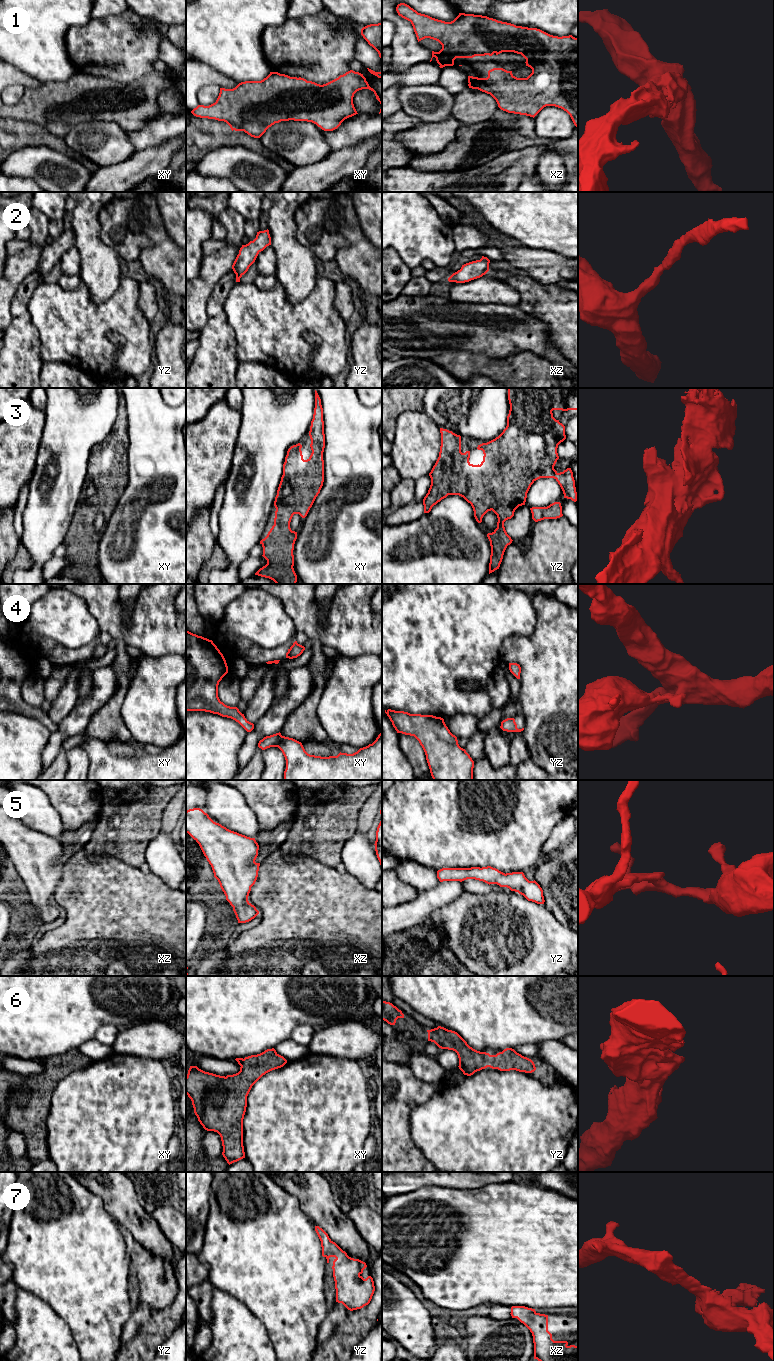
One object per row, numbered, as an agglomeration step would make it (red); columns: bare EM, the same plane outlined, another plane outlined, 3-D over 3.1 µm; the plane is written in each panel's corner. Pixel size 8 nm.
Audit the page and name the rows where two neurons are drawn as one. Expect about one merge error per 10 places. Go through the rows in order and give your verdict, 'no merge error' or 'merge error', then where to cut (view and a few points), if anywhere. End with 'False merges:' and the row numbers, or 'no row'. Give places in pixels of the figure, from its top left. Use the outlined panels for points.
1: no merge error; no cut
2: no merge error; no cut
3: no merge error; no cut
4: no merge error; no cut
5: no merge error; no cut
6: no merge error; no cut
7: no merge error; no cut
False merges: no row

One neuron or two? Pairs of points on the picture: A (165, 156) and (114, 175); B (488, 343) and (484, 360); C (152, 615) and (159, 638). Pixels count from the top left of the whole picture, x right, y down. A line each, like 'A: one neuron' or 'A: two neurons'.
A: one neuron
B: two neurons
C: one neuron

